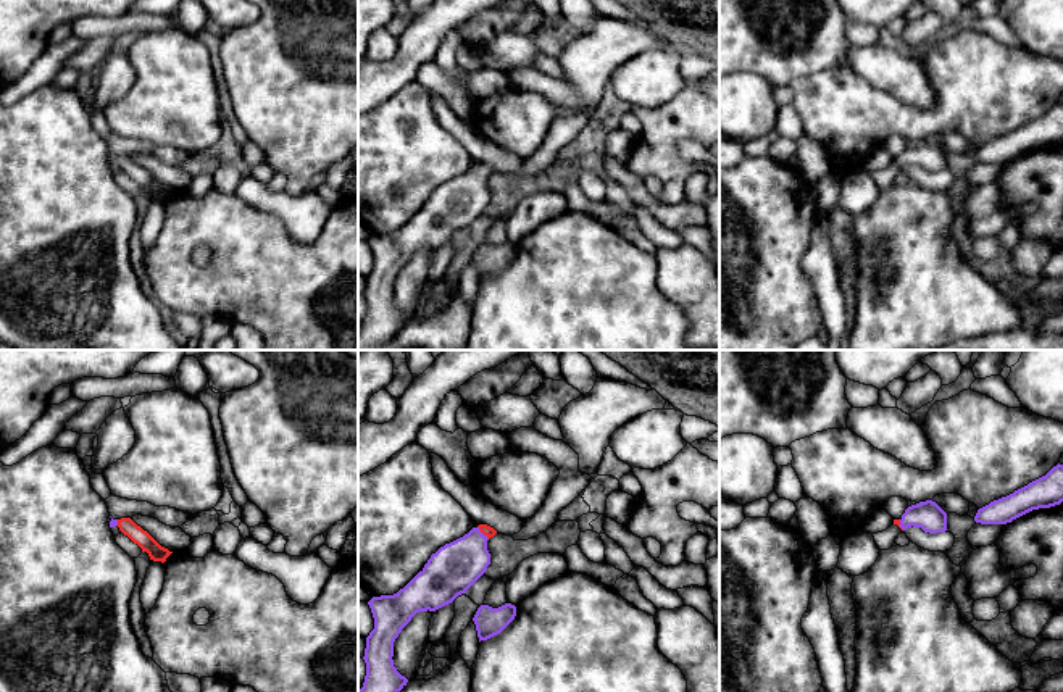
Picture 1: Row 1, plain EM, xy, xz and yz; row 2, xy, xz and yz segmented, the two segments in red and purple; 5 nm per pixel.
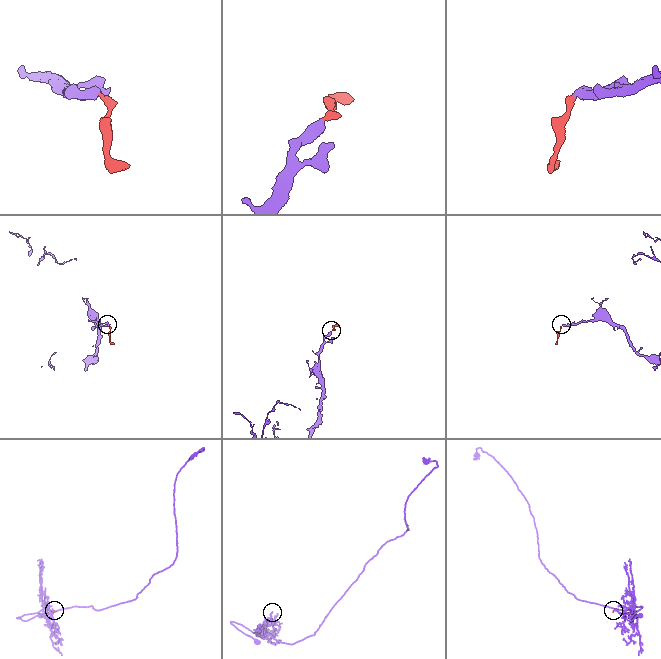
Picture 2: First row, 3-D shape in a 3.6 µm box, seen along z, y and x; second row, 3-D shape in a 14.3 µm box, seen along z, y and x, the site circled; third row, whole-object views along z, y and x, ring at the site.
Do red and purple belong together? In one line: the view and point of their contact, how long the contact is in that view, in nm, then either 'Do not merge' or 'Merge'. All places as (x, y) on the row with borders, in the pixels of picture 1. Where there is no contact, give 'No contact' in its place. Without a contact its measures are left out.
Touches red at xz (481, 531). Shared border 90 nm. Merge

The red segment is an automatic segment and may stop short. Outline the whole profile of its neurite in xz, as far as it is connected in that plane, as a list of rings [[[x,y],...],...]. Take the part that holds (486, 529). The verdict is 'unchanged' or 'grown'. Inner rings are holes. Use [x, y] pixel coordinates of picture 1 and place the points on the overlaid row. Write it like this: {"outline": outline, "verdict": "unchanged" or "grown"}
{"outline": [[[487,524],[431,555],[424,568],[397,594],[373,597],[368,605],[374,629],[366,637],[366,676],[360,692],[400,692],[408,679],[394,666],[394,642],[419,611],[436,611],[465,594],[490,565],[487,540],[497,531]]], "verdict": "grown"}

